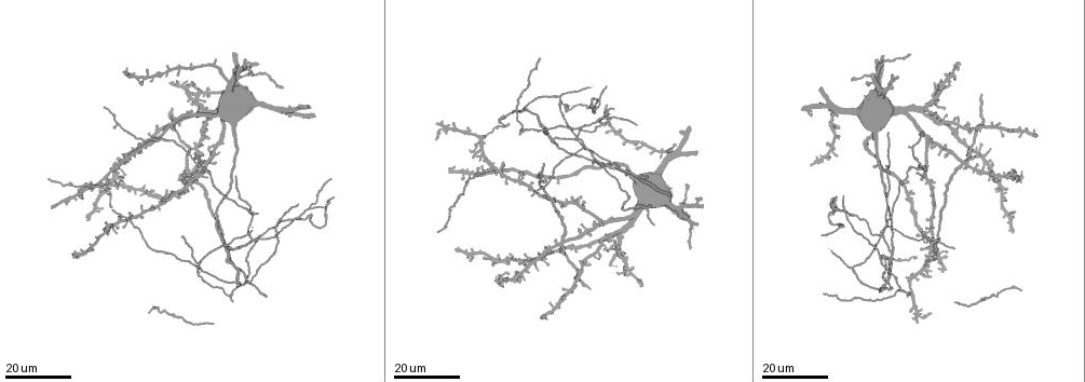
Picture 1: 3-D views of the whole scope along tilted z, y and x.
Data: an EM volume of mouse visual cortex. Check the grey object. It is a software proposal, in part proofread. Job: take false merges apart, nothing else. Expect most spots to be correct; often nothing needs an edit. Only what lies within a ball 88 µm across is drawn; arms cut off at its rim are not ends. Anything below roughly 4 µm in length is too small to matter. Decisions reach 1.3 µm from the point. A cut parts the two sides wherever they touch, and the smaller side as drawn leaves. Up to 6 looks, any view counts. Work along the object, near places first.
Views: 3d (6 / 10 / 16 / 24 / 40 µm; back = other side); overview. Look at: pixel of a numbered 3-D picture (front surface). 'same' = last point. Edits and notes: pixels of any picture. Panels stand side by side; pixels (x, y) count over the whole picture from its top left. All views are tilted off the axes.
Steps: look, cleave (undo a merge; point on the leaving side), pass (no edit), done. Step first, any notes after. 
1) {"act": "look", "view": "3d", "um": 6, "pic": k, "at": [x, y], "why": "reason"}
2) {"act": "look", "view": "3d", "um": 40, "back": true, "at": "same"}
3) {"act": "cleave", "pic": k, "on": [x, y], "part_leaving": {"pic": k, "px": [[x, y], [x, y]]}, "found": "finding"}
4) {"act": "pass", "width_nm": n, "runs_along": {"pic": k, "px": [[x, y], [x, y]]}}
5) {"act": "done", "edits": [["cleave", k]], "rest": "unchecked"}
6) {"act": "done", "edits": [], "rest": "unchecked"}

{"act": "look", "view": "3d", "um": 16, "pic": 1, "at": [893, 250]}

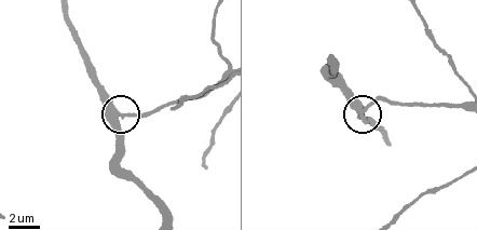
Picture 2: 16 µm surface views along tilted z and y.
{"act": "look", "view": "3d", "um": 6, "pic": 2, "at": [129, 116]}

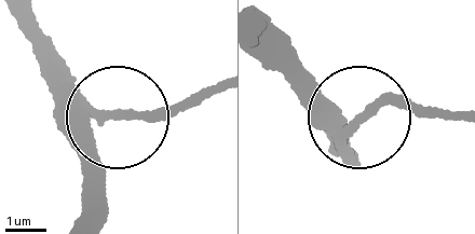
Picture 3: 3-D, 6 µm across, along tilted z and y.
{"act": "pass", "width_nm": 250, "runs_along": {"pic": 3, "px": [[15, 21], [53, 74], [116, 116], [209, 92]]}, "found": "all the same neuron"}

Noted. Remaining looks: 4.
{"act": "look", "view": "3d", "um": 16, "pic": 1, "at": [578, 136], "why": "thin arm on a thick one"}

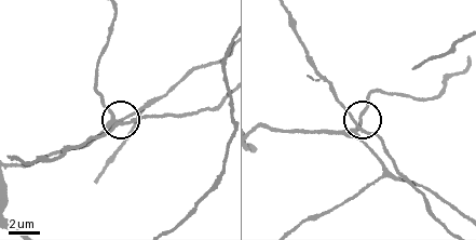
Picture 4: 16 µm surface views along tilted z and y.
{"act": "look", "view": "3d", "um": 10, "pic": 4, "at": [119, 125]}

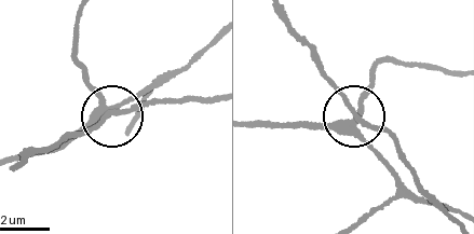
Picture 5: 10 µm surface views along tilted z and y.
{"act": "look", "view": "3d", "um": 10, "back": true, "pic": 5, "at": [355, 113]}

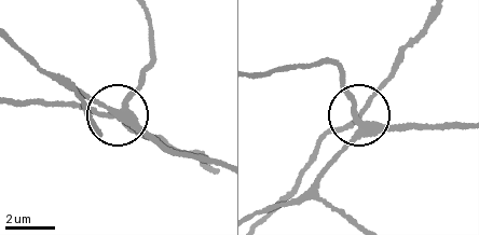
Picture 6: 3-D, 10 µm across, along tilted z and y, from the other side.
{"act": "pass", "arms": 5, "found": "one neuron here"}

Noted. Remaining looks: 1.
{"act": "done", "edits": [], "rest": "unchecked"}

